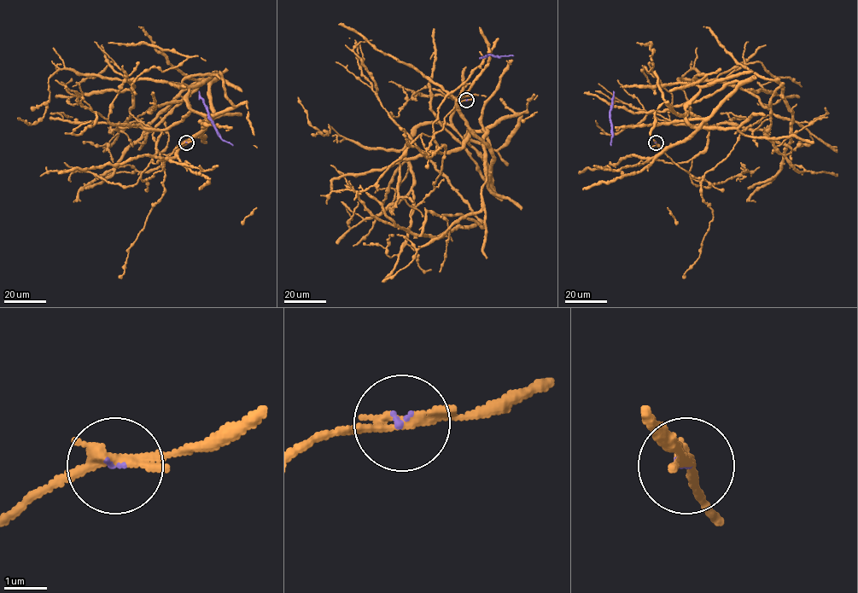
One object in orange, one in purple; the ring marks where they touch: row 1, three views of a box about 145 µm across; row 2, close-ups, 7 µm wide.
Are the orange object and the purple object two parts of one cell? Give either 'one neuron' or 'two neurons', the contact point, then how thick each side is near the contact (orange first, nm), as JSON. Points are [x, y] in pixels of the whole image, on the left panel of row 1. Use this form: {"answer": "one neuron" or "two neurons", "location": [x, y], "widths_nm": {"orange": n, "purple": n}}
{"answer": "one neuron", "location": [186, 142], "widths_nm": {"orange": 200, "purple": 70}}

